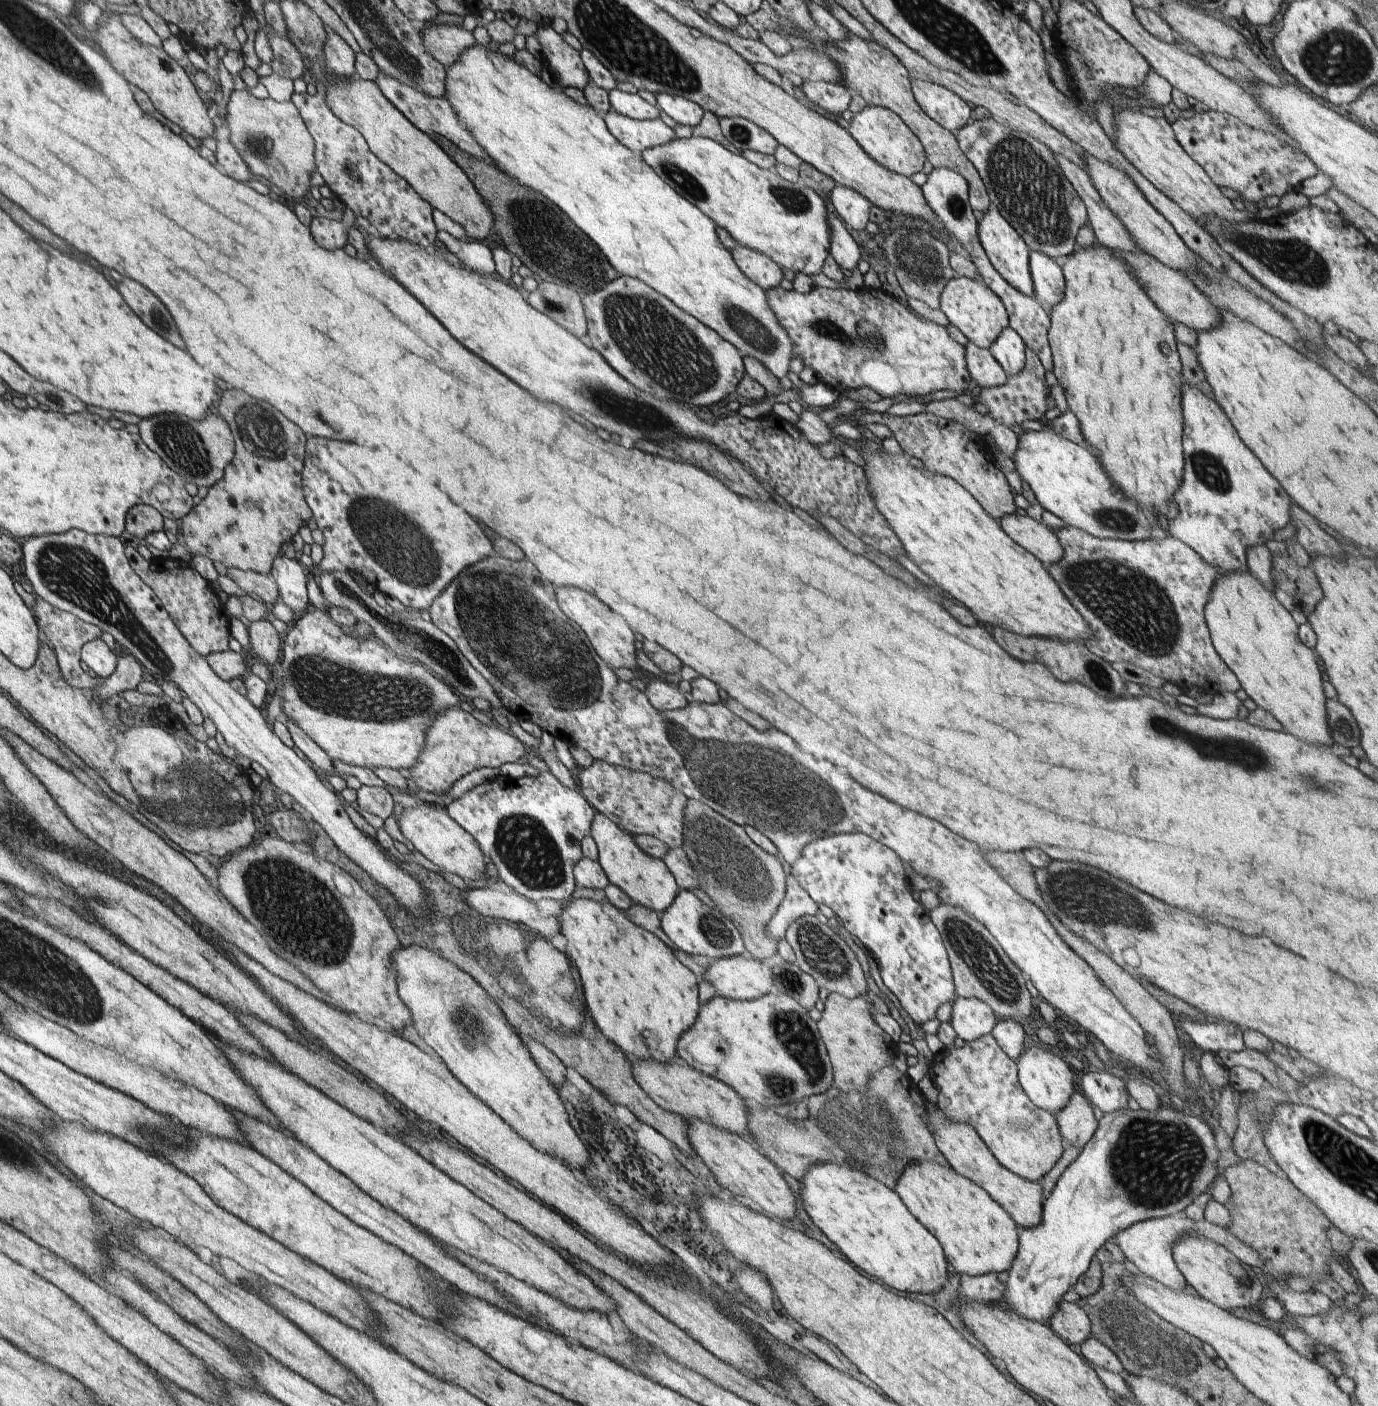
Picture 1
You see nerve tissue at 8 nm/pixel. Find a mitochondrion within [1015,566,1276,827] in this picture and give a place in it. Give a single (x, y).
(1235, 751)

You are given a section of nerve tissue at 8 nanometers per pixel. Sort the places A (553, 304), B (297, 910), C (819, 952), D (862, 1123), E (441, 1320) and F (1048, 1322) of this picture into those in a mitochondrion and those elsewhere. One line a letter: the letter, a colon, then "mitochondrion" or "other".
A: mitochondrion
B: mitochondrion
C: mitochondrion
D: mitochondrion
E: other
F: other

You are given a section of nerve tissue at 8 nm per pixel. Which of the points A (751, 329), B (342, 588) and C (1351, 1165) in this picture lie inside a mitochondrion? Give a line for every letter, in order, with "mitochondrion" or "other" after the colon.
A: mitochondrion
B: mitochondrion
C: mitochondrion

